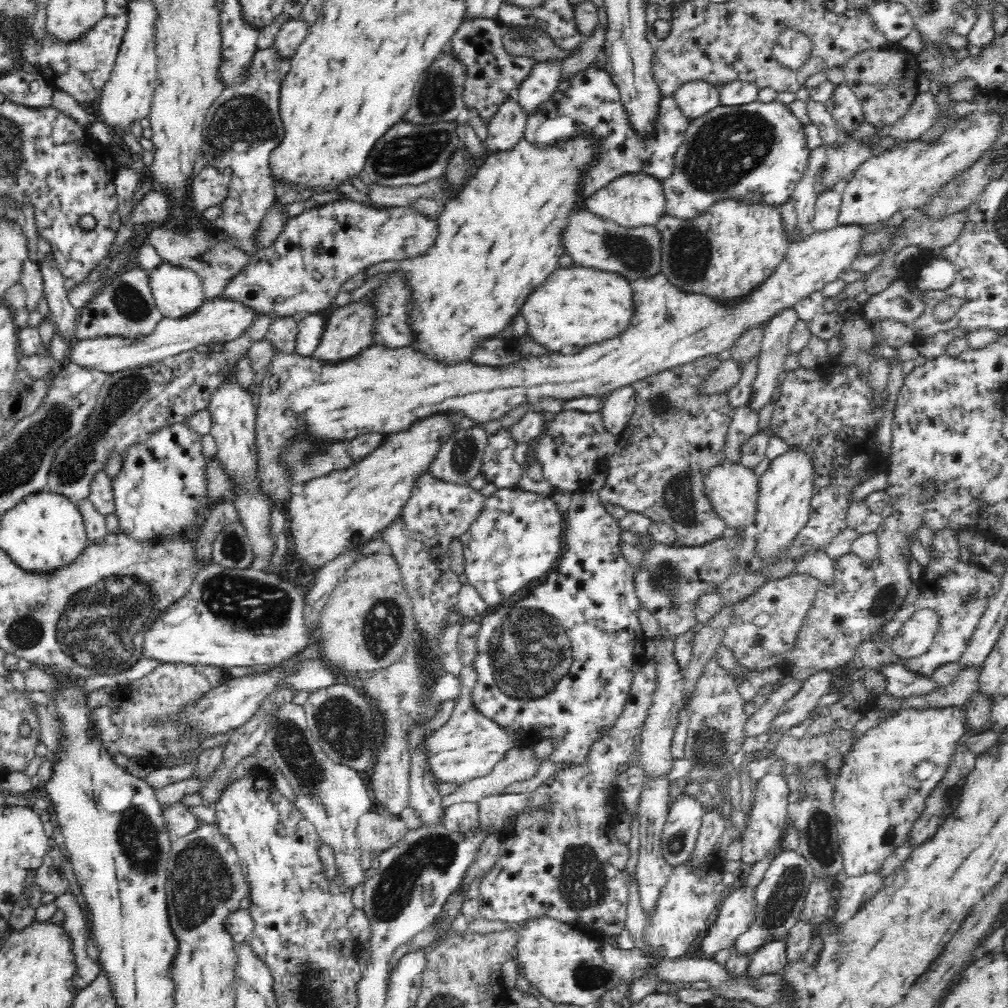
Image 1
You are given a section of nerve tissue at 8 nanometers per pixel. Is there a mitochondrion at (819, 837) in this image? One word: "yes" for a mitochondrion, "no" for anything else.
yes

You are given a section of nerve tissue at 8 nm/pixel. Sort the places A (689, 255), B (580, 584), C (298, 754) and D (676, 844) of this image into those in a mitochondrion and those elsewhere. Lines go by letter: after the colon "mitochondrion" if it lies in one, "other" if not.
A: mitochondrion
B: other
C: mitochondrion
D: mitochondrion

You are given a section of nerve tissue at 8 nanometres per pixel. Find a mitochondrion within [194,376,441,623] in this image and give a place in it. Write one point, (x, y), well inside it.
(313, 458)

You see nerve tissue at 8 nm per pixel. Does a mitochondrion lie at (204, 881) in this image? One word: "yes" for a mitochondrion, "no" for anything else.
yes

